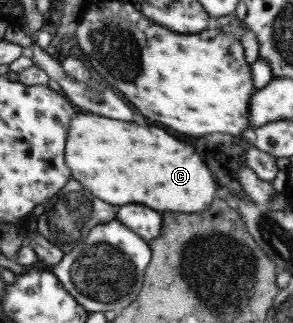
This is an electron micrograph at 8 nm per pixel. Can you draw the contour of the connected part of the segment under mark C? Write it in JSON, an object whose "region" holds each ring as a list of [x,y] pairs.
{"region":[[[77,111],[67,127],[67,137],[63,153],[64,164],[70,172],[72,180],[77,180],[85,190],[89,190],[95,198],[111,204],[143,204],[157,212],[199,212],[211,203],[215,194],[215,184],[209,170],[203,166],[199,156],[191,146],[175,140],[159,128],[137,126],[133,122],[121,122],[103,118],[93,113]]]}

